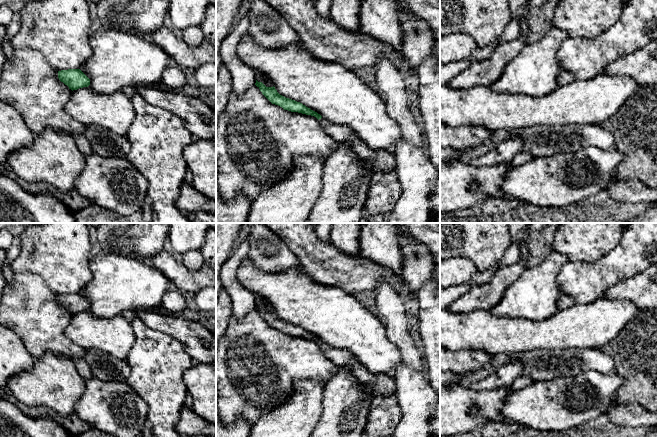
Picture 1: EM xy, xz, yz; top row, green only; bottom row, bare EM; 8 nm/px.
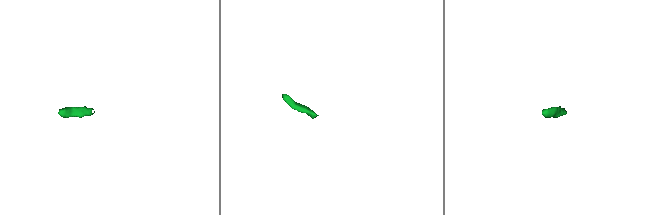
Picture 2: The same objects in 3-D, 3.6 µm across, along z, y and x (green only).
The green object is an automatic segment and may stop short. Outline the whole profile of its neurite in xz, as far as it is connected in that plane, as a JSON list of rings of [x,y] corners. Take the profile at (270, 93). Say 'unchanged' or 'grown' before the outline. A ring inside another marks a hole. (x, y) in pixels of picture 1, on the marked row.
grown; [[[256,80],[255,85],[262,94],[272,103],[282,107],[284,110],[311,115],[319,120],[322,129],[338,142],[348,142],[352,150],[362,159],[366,160],[376,172],[395,171],[395,155],[386,150],[373,151],[361,141],[357,135],[345,125],[336,125],[324,119],[320,114],[306,107],[300,102],[280,95],[275,87],[266,87],[262,82]]]

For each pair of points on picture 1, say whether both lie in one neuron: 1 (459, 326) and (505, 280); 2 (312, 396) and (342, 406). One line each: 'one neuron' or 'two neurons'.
1: two neurons
2: two neurons

